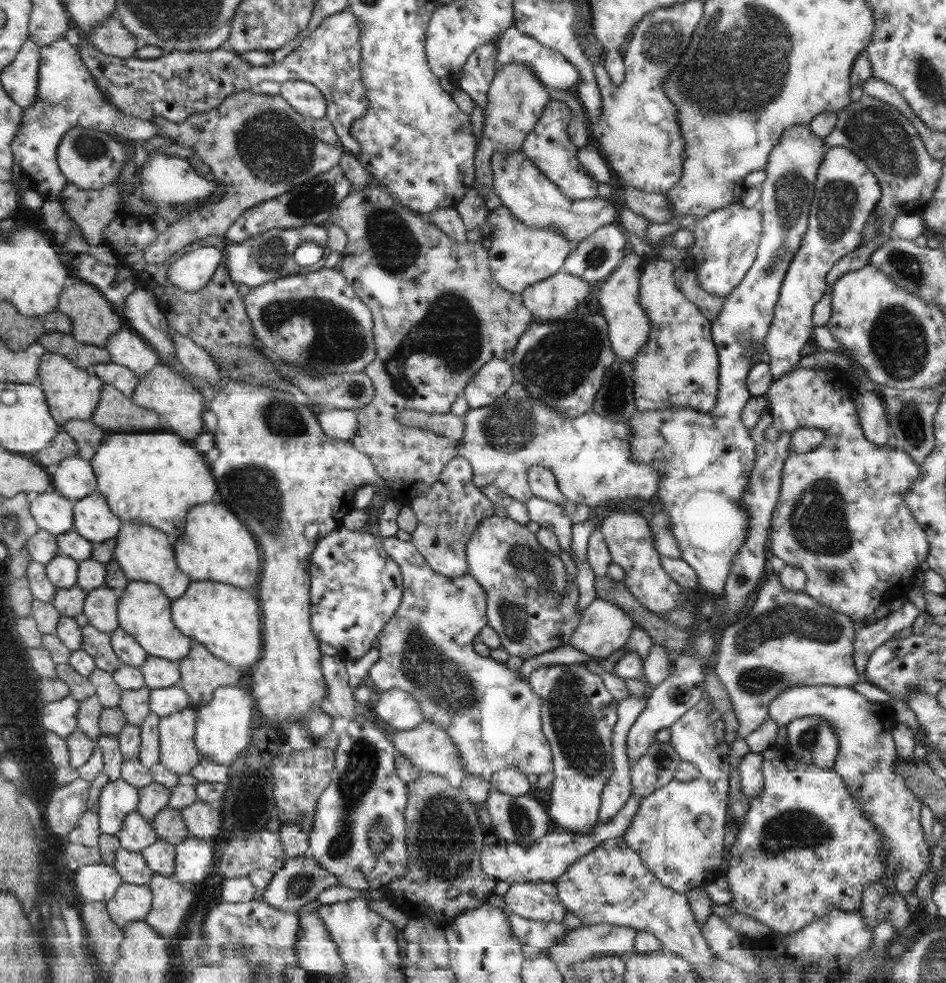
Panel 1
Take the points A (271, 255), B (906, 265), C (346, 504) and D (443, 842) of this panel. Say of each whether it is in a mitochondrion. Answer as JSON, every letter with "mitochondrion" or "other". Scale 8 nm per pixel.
{"A":"mitochondrion","B":"mitochondrion","C":"other","D":"mitochondrion"}

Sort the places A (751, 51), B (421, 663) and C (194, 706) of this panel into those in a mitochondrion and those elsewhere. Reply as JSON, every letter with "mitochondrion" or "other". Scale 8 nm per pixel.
{"A":"mitochondrion","B":"mitochondrion","C":"other"}

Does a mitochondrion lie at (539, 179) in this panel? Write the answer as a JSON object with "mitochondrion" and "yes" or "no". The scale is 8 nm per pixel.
{"mitochondrion":"no"}

